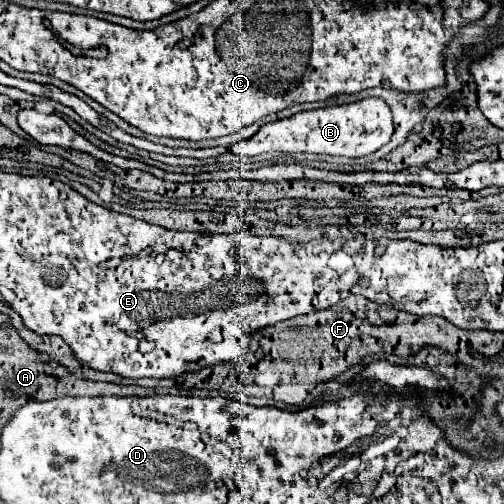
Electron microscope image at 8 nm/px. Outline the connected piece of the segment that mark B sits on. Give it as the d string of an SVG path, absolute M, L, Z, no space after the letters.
M365 98L351 104L327 106L319 110L299 112L287 120L265 124L255 136L241 140L233 146L249 146L245 156L257 156L263 152L313 152L329 156L361 158L377 152L393 136L391 110L381 98Z

